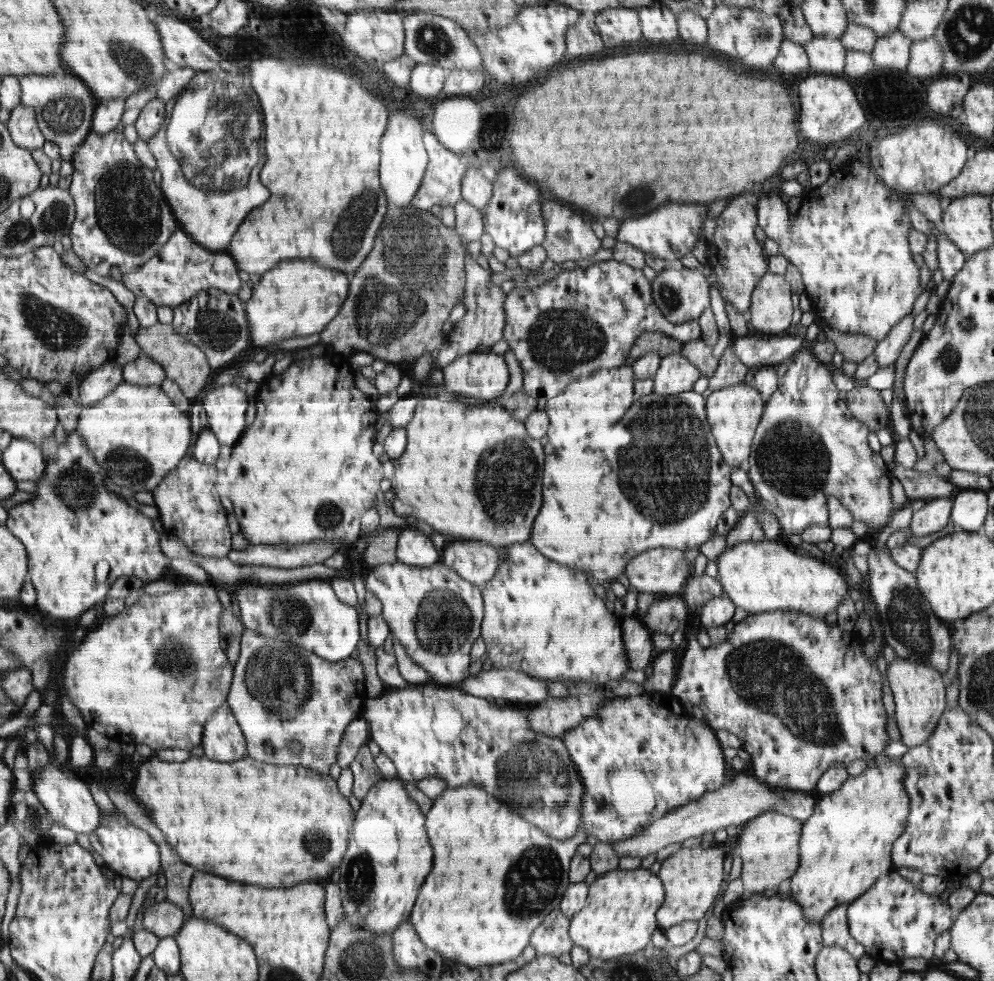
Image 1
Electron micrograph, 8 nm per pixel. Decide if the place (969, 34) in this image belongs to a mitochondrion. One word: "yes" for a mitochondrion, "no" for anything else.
yes

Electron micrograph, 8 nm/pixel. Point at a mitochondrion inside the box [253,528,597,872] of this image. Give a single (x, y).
(533, 774)

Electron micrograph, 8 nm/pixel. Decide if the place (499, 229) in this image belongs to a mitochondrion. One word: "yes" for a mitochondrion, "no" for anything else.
no

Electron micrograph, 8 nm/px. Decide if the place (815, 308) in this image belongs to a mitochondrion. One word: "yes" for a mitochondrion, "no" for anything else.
no

